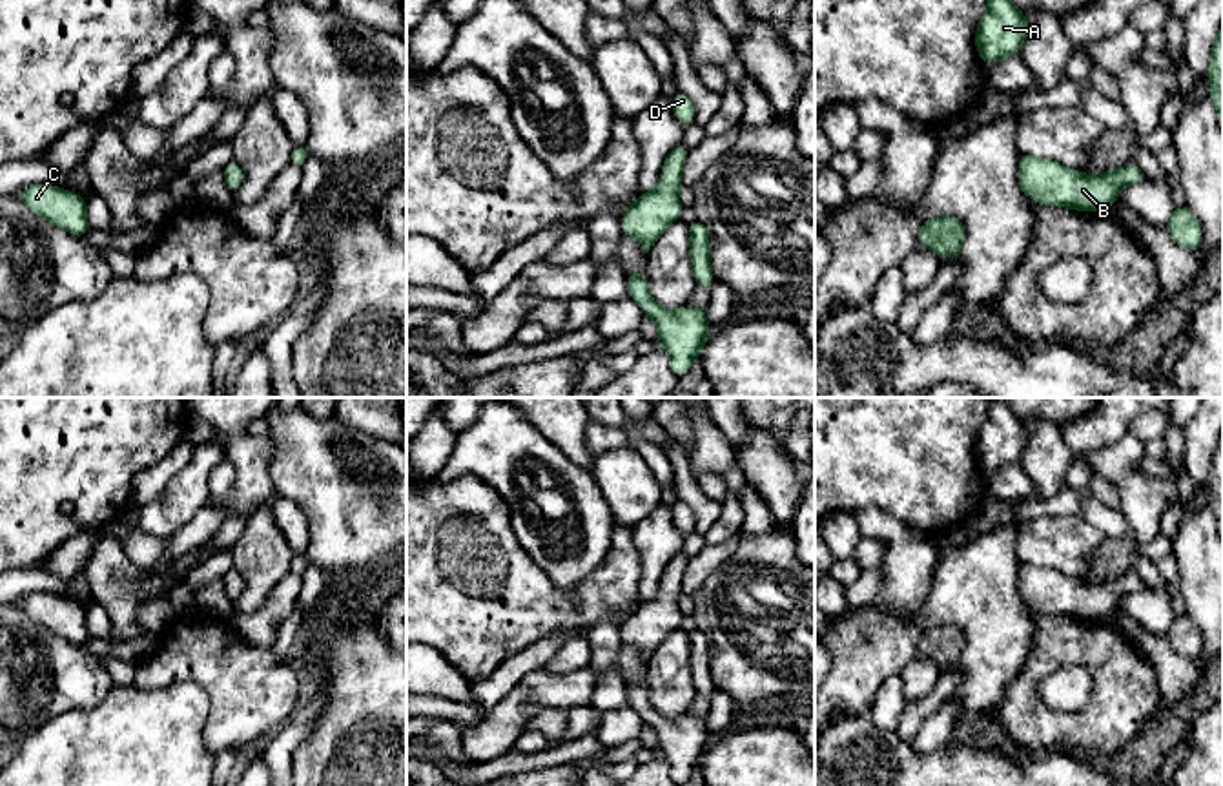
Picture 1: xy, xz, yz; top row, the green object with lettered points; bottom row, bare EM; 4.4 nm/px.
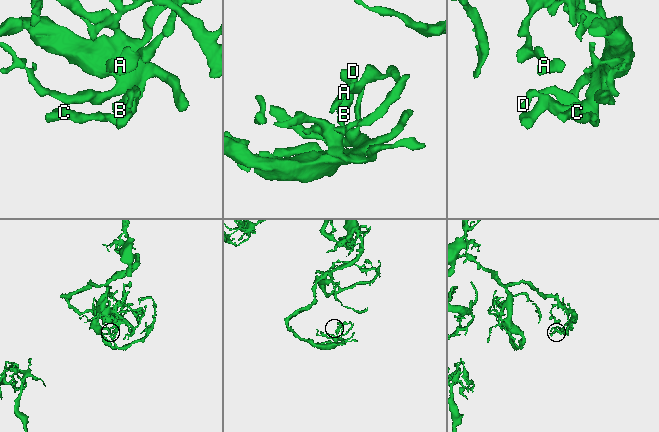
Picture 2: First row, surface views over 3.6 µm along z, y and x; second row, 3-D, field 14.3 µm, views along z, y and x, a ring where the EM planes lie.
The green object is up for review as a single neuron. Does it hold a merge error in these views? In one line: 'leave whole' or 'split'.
leave whole

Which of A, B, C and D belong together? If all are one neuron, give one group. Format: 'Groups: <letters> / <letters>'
Groups: A B C D

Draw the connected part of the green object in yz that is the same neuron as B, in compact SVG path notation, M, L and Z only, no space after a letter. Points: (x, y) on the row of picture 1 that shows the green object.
M1019 153L1019 186L1023 193L1046 206L1101 213L1117 202L1121 188L1145 179L1146 175L1136 160L1114 171L1088 175L1052 159Z

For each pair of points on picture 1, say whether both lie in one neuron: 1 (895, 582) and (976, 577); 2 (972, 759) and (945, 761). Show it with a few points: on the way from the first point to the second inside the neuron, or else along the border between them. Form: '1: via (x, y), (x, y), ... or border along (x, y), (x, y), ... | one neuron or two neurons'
1: border along (941, 551), (932, 579), (932, 591), (914, 619) | two neurons
2: via (965, 761), (952, 761) | one neuron

